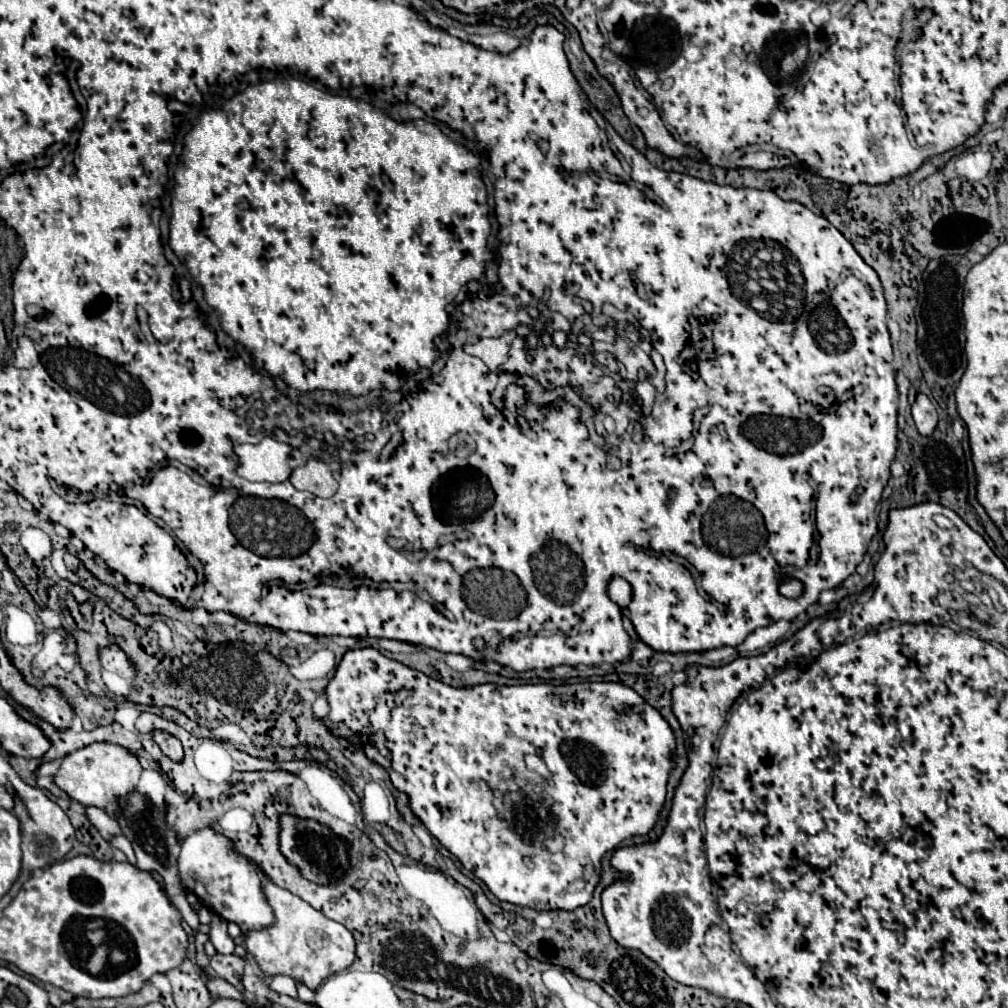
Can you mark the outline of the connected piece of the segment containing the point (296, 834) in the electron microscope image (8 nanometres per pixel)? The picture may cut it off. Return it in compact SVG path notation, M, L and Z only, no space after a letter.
M283 813L279 817L279 849L283 857L297 867L303 879L313 881L317 885L333 885L341 881L341 877L351 867L351 843L335 835L329 827L321 825L313 819L303 819L291 813Z

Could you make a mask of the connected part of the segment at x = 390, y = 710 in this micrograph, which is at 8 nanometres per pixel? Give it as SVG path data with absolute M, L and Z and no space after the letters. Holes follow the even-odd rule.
M365 647L365 649L347 651L343 655L343 659L337 667L337 673L329 681L325 693L327 693L329 705L331 705L331 711L325 717L325 725L335 735L341 735L341 737L345 737L353 743L359 743L369 759L373 759L375 763L379 763L383 769L389 771L393 785L397 789L409 793L409 805L411 805L413 813L463 863L465 869L469 869L475 877L479 877L491 889L491 893L499 901L509 901L509 903L515 903L515 905L527 905L527 907L533 907L533 909L575 909L575 907L581 907L581 905L591 901L591 893L597 885L601 859L603 859L605 851L615 849L623 839L629 839L635 833L647 835L653 829L653 825L657 821L657 813L661 811L663 801L665 801L665 785L667 785L669 771L675 765L673 763L675 737L673 737L669 723L641 695L637 695L631 687L619 685L615 682L585 681L584 683L563 683L560 685L547 685L547 683L539 683L539 685L495 685L495 683L483 683L483 685L475 685L475 687L451 687L451 685L445 685L437 679L427 677L421 671L415 671L415 669L411 669L411 667L399 663L399 661L393 661L393 659L381 655L373 647ZM525 753L537 753L545 761L549 773L551 773L553 787L547 787L547 791L549 791L549 795L553 797L555 803L551 805L549 813L555 819L555 833L561 835L561 839L563 839L563 849L557 851L557 853L549 851L545 845L527 843L515 829L511 829L511 825L505 819L499 817L499 813L493 805L493 793L491 793L487 781L493 775L503 773L505 769L523 769L521 763L523 763Z

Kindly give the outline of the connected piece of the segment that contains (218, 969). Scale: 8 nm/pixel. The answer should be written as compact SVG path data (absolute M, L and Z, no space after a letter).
M217 953L211 957L211 967L221 979L229 981L231 985L237 985L241 981L241 975L243 975L245 957L239 957L235 953L231 953L231 955L219 955Z

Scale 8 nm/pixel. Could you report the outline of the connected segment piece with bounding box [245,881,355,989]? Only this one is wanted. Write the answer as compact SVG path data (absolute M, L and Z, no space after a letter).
M273 881L263 885L263 895L275 913L275 921L265 929L249 931L245 937L245 947L257 957L259 967L267 973L267 977L283 973L293 979L301 979L309 989L317 989L325 977L339 973L353 963L355 939L343 923L325 917L307 901L277 887Z

